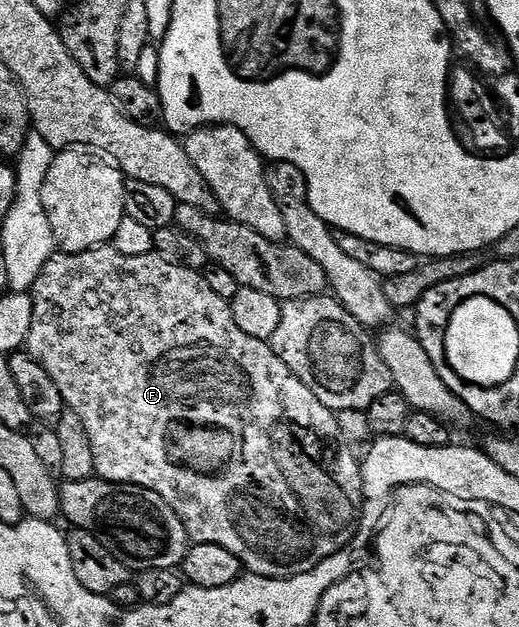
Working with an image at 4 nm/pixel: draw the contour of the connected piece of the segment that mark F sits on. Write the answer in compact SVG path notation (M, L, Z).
M113 247L89 249L83 253L59 252L51 257L44 271L40 271L32 296L34 314L25 352L52 375L52 383L60 387L67 410L80 415L94 448L95 474L103 481L151 489L174 508L176 515L183 517L191 542L232 551L251 574L259 577L305 578L306 573L313 574L319 565L339 556L354 540L362 519L362 467L359 458L354 458L353 451L342 442L342 429L334 418L337 417L335 410L324 407L324 403L316 399L305 383L278 358L273 344L252 339L252 335L240 331L230 301L221 298L199 270L173 265L157 255L125 257Z

